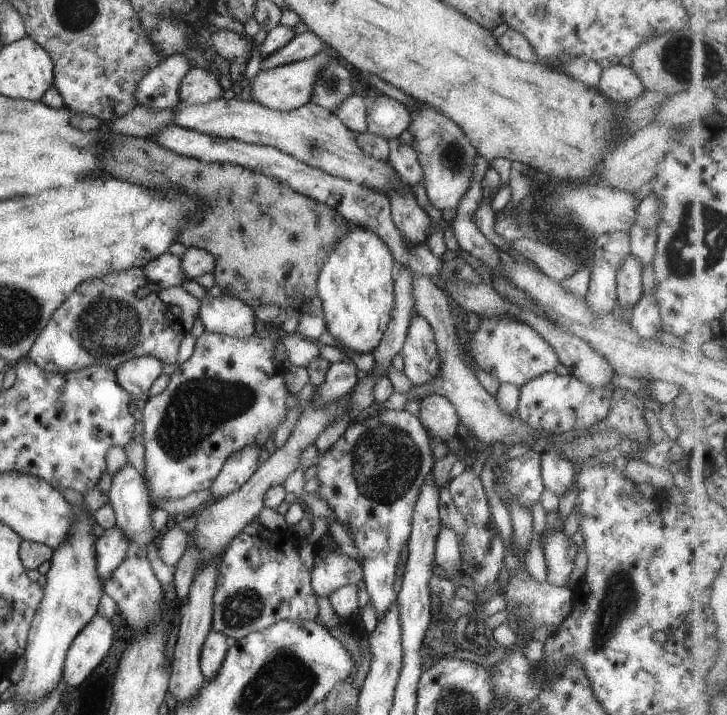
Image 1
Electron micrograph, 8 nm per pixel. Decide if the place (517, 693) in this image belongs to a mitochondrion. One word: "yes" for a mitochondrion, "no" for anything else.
no

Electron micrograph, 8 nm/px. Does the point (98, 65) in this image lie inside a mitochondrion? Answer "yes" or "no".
no

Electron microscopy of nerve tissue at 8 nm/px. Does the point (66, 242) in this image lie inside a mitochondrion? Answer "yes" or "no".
no

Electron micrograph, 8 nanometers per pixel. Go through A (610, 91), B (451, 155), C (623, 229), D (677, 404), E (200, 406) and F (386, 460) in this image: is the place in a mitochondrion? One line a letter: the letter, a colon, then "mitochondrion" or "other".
A: other
B: mitochondrion
C: other
D: other
E: mitochondrion
F: mitochondrion

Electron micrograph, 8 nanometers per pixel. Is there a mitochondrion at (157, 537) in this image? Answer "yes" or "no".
no

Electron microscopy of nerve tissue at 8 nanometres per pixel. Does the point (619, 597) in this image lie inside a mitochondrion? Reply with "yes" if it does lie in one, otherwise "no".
yes

